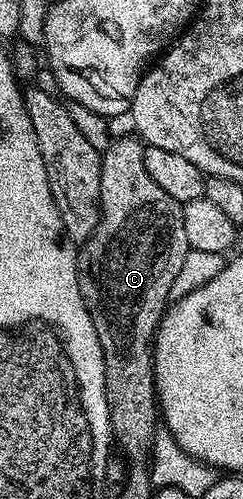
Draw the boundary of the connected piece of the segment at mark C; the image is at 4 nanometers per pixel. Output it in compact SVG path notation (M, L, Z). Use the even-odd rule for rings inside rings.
M136 137L117 138L109 147L104 147L101 156L101 218L93 229L93 235L80 247L77 256L77 275L79 276L79 292L83 292L83 300L87 304L87 312L91 316L91 324L95 324L95 332L101 341L103 356L105 357L105 391L109 401L109 414L117 414L117 418L129 418L133 410L137 410L137 434L142 434L146 439L152 440L159 432L159 407L157 404L157 385L153 382L153 355L151 353L151 339L157 333L162 318L165 317L167 307L170 305L169 293L171 284L179 268L183 268L183 260L187 260L189 241L187 240L187 228L183 226L183 209L178 203L165 199L163 188L155 184L151 178L151 172L145 167L145 146Z

